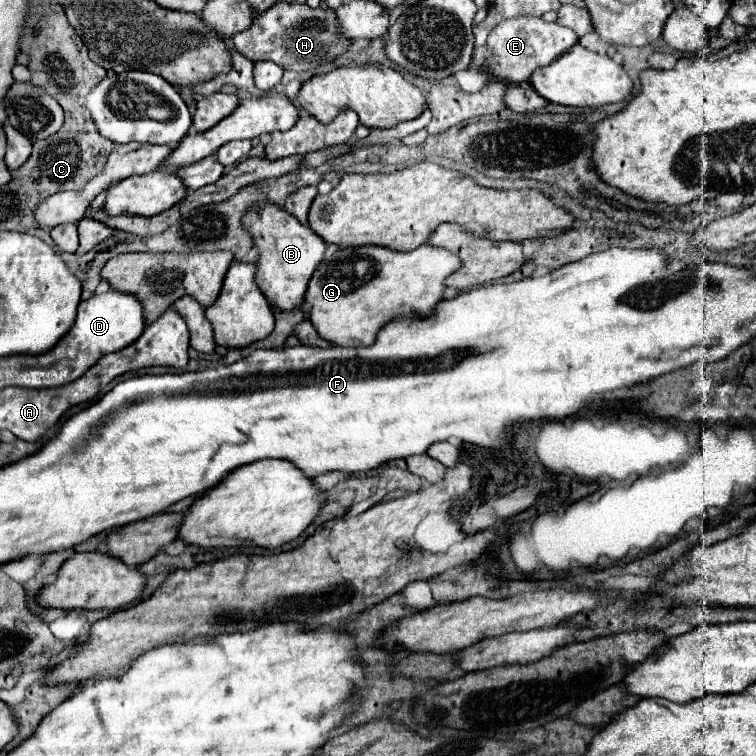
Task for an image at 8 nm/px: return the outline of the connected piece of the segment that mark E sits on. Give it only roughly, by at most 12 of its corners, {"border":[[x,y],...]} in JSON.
{"border":[[540,17],[502,21],[488,37],[486,71],[528,81],[578,43]]}

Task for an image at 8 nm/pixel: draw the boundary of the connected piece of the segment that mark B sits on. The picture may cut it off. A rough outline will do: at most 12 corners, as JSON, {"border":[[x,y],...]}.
{"border":[[268,201],[242,217],[258,249],[256,285],[300,307],[326,243]]}

